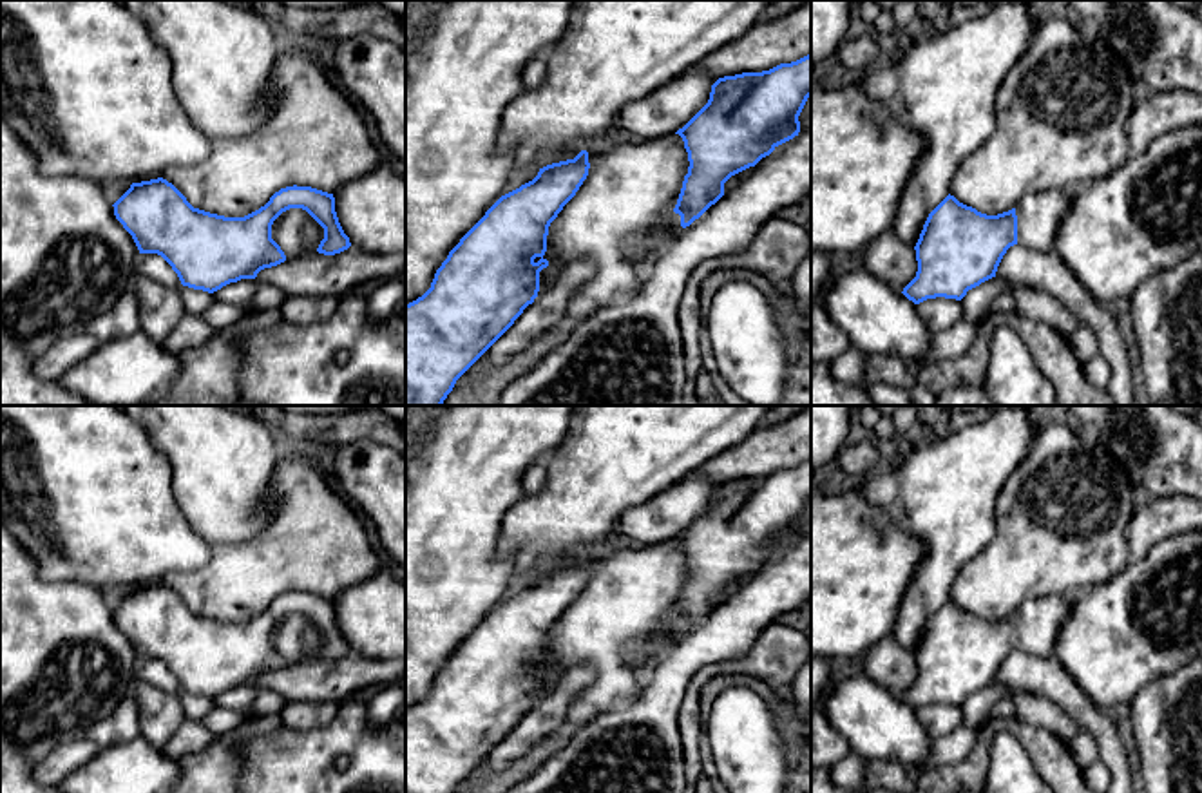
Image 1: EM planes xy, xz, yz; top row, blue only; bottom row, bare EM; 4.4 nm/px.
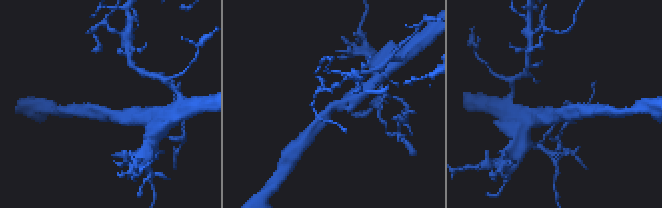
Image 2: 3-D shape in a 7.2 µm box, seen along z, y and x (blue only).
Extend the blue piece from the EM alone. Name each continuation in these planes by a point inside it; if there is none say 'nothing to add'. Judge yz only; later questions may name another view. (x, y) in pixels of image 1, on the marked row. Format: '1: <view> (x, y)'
1: yz (1039, 216)

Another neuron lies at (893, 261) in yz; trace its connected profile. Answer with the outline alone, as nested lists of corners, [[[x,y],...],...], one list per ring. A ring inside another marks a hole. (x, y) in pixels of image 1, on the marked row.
[[[889,228],[865,246],[863,268],[892,290],[903,291],[918,272],[916,250]]]

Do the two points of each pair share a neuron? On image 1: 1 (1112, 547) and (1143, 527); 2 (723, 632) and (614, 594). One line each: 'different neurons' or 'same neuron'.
1: different neurons
2: different neurons

